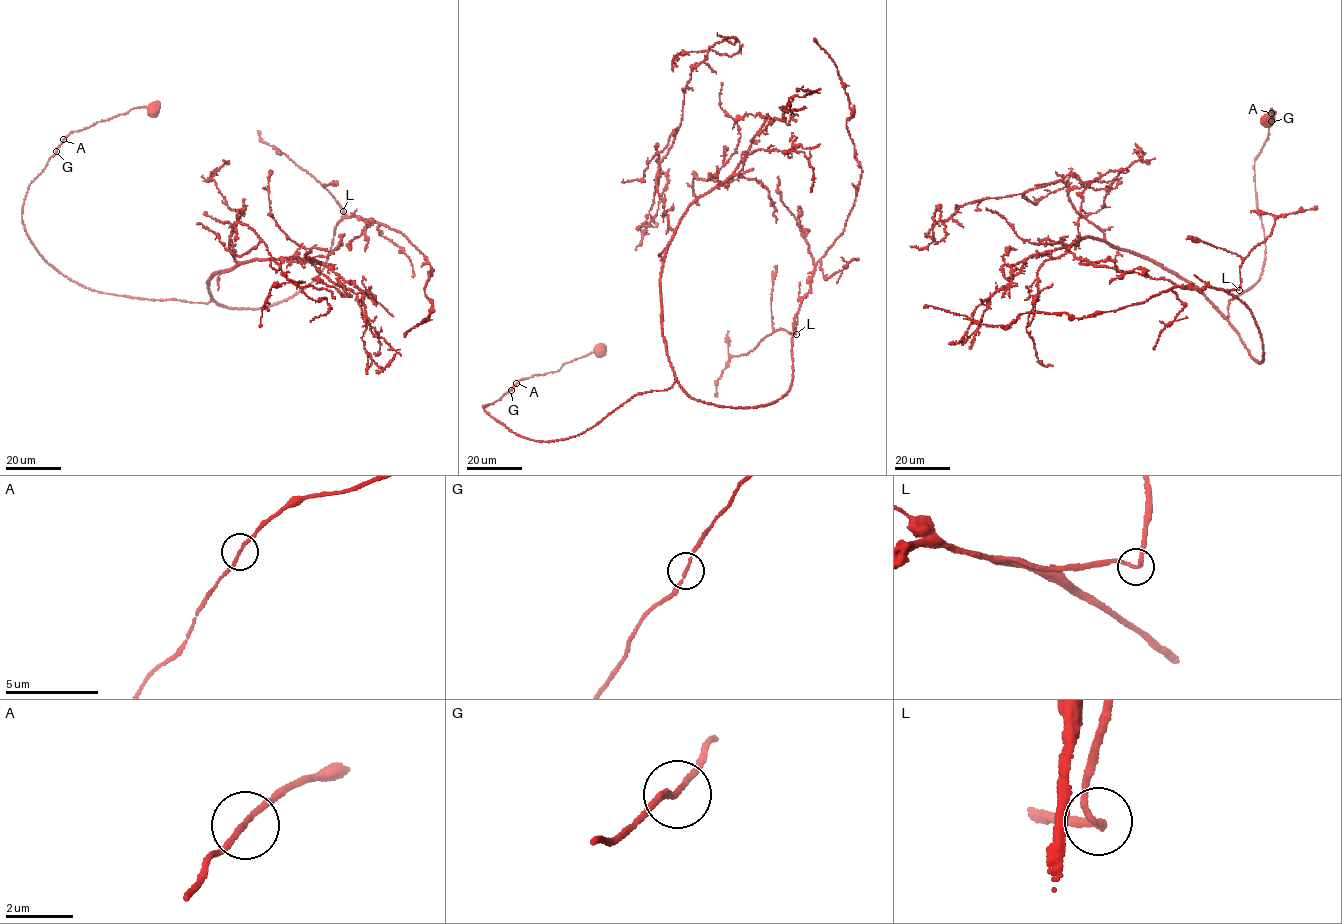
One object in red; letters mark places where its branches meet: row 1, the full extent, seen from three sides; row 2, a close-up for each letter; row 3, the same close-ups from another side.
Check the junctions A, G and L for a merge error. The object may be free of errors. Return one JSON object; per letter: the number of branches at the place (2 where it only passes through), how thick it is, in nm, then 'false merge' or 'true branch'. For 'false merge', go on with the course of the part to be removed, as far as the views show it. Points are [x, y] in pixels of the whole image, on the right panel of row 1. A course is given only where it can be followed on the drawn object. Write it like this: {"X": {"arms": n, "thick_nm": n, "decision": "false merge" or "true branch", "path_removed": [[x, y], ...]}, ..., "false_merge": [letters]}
{"A": {"arms": 2, "thick_nm": 140, "decision": "true branch"}, "G": {"arms": 2, "thick_nm": 140, "decision": "true branch"}, "L": {"arms": 2, "thick_nm": 180, "decision": "true branch"}, "false_merge": []}

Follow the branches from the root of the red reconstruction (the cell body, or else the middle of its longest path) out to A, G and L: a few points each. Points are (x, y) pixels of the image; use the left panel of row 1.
A: (153, 111), (146, 107), (133, 108), (71, 132), (64, 139)
G: (153, 111), (146, 107), (134, 108), (71, 132), (56, 151)
L: (153, 111), (134, 108), (71, 132), (29, 186), (28, 237), (81, 285), (270, 306), (320, 273), (343, 211)

